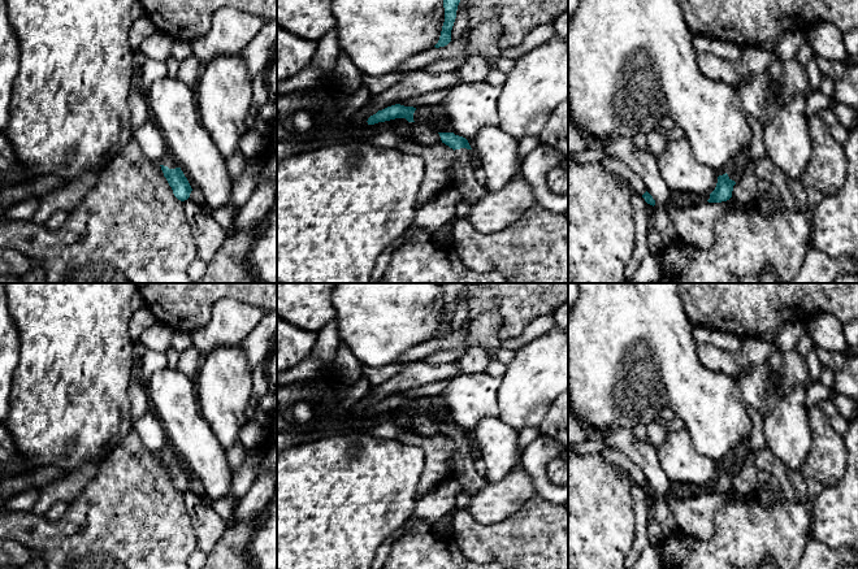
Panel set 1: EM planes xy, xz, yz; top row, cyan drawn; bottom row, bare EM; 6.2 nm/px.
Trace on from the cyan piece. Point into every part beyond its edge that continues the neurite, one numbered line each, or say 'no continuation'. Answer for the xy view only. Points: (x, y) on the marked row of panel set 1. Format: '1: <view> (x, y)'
1: xy (167, 160)

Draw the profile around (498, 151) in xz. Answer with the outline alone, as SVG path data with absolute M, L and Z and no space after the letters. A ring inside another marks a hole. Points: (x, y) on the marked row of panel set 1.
M485 126L468 143L481 160L486 175L488 191L500 190L521 173L519 140L504 133L499 126Z

